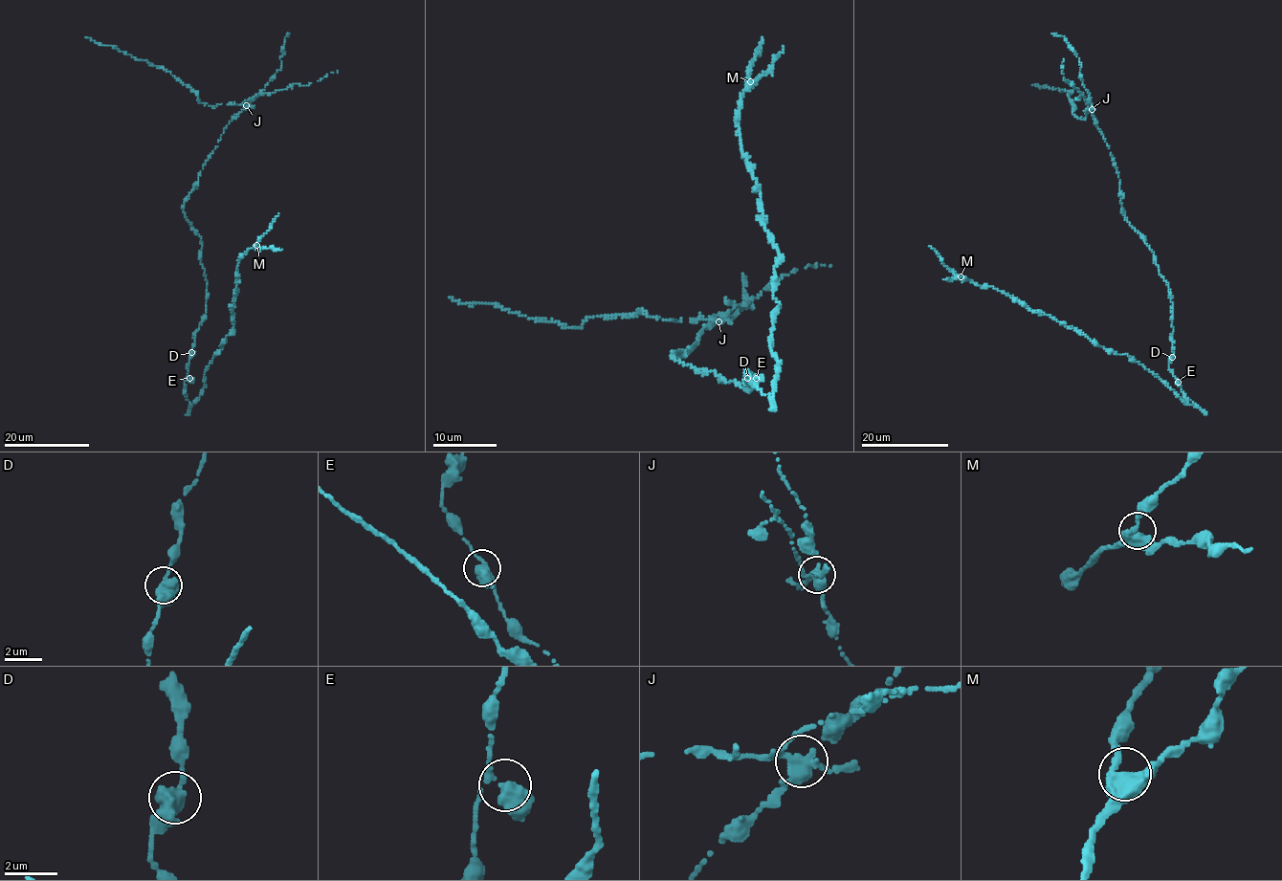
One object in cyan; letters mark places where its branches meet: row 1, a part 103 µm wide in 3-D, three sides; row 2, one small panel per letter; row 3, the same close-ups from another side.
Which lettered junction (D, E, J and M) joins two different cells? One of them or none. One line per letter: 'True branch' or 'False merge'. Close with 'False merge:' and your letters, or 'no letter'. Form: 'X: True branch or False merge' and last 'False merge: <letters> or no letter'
D: True branch
E: True branch
J: False merge
M: True branch
False merge: J

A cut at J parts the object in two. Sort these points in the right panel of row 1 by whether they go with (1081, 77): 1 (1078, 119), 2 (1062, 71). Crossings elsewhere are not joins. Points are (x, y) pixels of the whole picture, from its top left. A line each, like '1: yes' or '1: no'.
1: no
2: no

